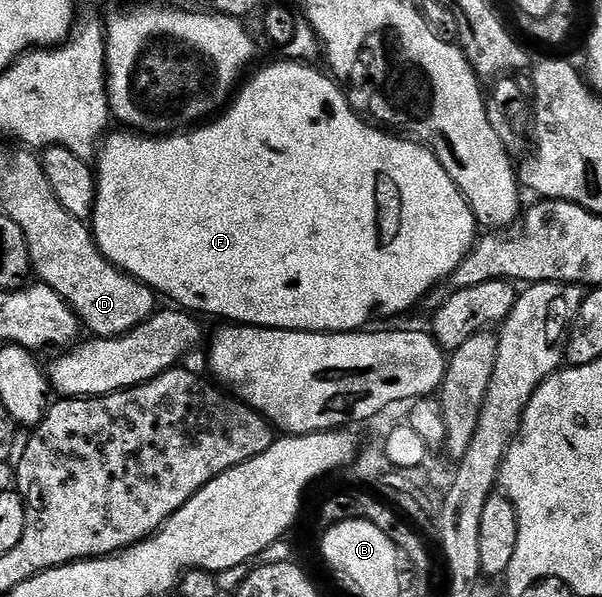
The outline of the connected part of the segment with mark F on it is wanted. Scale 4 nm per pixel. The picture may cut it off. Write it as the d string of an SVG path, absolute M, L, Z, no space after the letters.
M280 62L281 63L271 63L268 67L261 68L251 80L248 78L246 82L234 92L230 102L226 104L225 110L222 112L224 115L221 116L222 114L220 114L214 121L204 121L198 125L192 126L190 130L180 129L162 137L144 137L142 134L132 133L127 129L119 129L116 135L108 134L106 138L102 140L101 146L98 148L97 162L93 167L95 172L95 208L91 211L89 226L92 235L95 237L95 244L99 247L99 251L102 255L104 255L113 266L118 267L120 271L126 271L128 275L144 283L145 286L151 288L152 291L158 293L160 296L168 295L168 297L175 302L172 304L178 305L188 312L198 313L200 316L216 315L217 318L223 319L219 321L230 321L235 325L272 327L278 331L321 331L330 333L333 331L358 331L366 328L368 325L374 324L371 323L374 319L391 319L394 315L403 315L418 301L418 299L419 302L426 300L427 296L440 286L439 282L441 282L442 279L443 282L450 280L451 275L457 269L457 265L461 265L461 261L471 251L471 248L475 246L477 242L477 234L475 235L477 220L475 215L471 212L471 207L465 201L463 194L457 189L455 182L449 177L449 173L445 173L441 161L437 161L437 157L426 145L411 137L402 137L403 139L398 139L398 137L395 136L398 134L388 133L386 130L372 125L364 116L358 115L349 105L347 98L343 96L343 88L335 82L330 74L324 73L322 70L319 72L317 69L318 66L308 65L306 62Z

